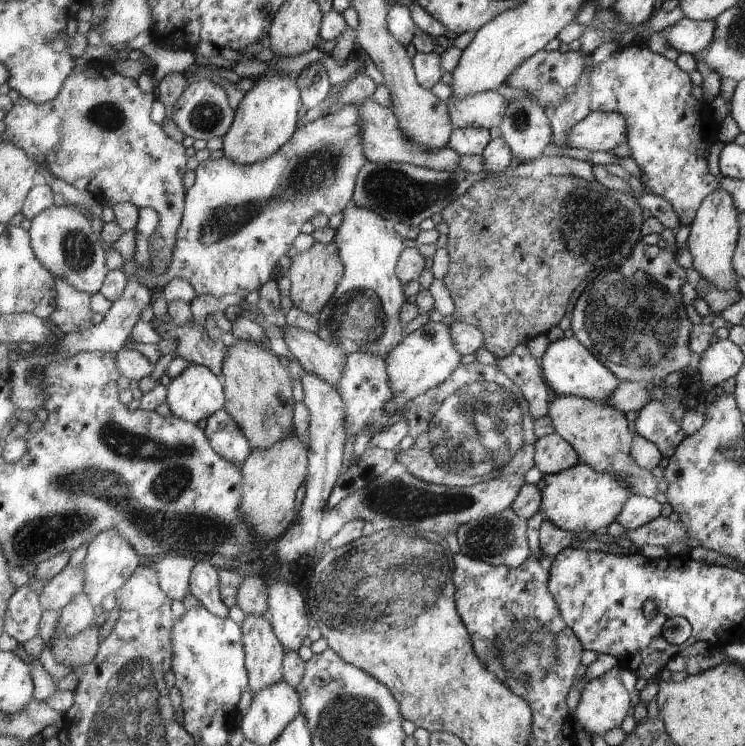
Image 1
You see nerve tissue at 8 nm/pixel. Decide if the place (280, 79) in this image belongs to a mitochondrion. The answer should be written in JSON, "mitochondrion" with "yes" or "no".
{"mitochondrion":"no"}

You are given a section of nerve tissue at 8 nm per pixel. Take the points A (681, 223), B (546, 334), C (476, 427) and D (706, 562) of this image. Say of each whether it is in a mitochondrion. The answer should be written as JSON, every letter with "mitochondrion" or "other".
{"A":"other","B":"other","C":"mitochondrion","D":"other"}

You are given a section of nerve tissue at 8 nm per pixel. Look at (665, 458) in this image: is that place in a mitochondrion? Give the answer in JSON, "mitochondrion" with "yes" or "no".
{"mitochondrion":"no"}

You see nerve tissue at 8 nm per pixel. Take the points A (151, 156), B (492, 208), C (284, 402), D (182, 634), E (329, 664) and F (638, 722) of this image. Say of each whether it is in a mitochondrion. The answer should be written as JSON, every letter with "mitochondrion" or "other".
{"A":"other","B":"other","C":"other","D":"other","E":"other","F":"other"}

